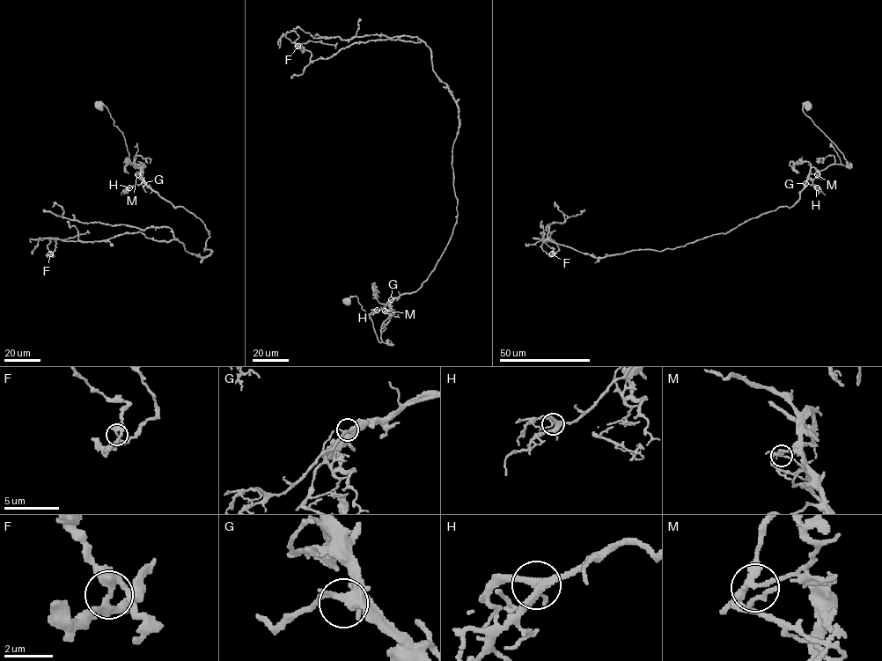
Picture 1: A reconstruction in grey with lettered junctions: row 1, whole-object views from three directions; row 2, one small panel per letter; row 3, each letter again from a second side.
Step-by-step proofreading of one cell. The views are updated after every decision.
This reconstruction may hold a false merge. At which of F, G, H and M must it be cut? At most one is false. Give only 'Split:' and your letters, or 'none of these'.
Split: F

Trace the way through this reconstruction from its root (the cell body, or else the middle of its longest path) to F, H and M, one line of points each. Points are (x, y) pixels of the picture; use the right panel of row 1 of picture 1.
F: (807, 106), (848, 165), (812, 167), (790, 207), (661, 251), (593, 257), (533, 238), (552, 253)
H: (807, 106), (804, 105), (804, 113), (848, 164), (831, 164), (821, 171), (812, 167), (806, 182), (817, 187)
M: (807, 106), (804, 105), (804, 113), (848, 164), (831, 164), (821, 171), (812, 167), (810, 172), (817, 174)

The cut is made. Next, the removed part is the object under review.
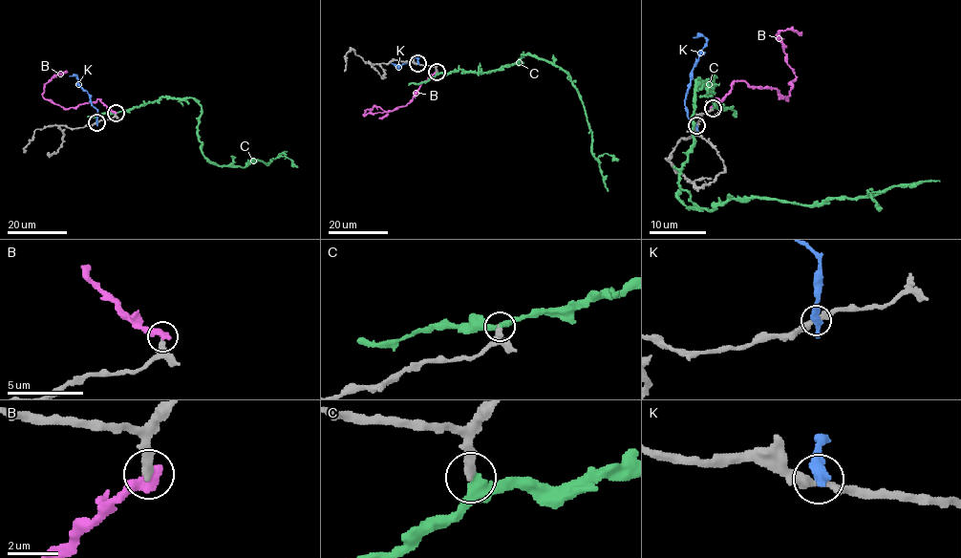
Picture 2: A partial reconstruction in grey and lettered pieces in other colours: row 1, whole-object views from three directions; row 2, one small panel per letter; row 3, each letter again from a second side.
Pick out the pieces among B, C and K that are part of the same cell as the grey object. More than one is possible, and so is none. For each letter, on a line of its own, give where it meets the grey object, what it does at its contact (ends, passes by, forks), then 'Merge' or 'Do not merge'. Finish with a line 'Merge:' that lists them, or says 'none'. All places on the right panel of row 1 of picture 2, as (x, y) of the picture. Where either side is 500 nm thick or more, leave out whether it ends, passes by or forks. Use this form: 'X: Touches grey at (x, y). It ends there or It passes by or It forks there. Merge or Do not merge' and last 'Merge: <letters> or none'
B: Touches grey at (712, 107). Do not merge
C: Touches grey at (713, 108). It passes by. Merge
K: Touches grey at (696, 125). Do not merge
Merge: C

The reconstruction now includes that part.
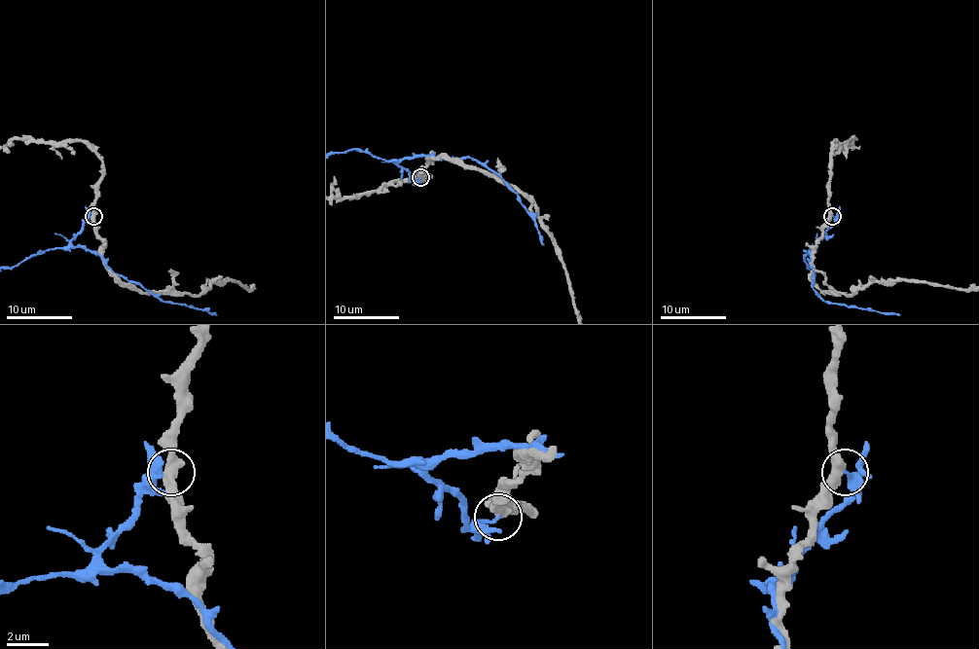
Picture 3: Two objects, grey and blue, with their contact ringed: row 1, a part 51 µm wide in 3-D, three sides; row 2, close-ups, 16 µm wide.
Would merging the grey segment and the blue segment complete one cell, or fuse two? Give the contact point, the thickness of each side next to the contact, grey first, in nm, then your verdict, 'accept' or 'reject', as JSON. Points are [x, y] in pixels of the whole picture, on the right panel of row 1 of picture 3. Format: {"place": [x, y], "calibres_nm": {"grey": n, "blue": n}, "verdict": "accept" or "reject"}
{"place": [832, 216], "calibres_nm": {"grey": 460, "blue": 160}, "verdict": "reject"}

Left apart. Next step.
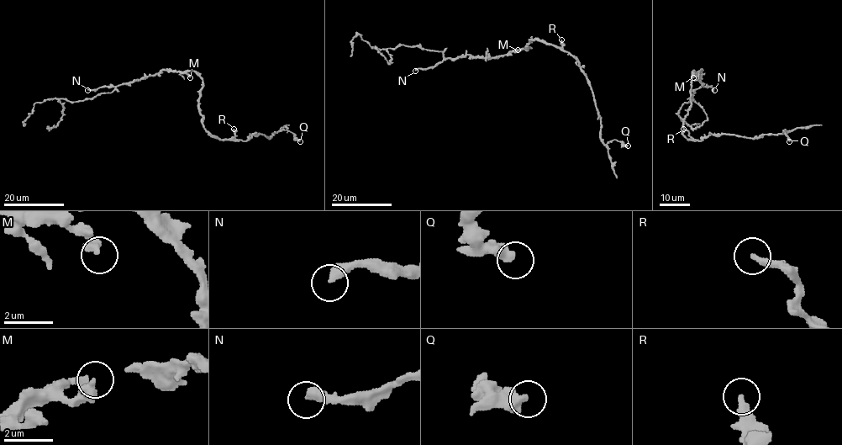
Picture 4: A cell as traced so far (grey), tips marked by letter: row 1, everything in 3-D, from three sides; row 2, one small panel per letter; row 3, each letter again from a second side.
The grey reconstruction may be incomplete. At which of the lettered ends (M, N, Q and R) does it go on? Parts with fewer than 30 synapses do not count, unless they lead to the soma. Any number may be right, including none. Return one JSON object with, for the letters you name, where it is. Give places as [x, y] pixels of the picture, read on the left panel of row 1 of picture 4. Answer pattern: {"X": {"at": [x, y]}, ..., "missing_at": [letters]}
{"N": {"at": [87, 90]}, "missing_at": ["N"]}

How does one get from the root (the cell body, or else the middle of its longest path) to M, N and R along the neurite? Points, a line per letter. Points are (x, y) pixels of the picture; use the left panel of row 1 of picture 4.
M: (202, 82), (193, 71), (186, 73), (190, 77)
N: (202, 82), (193, 71), (163, 70), (127, 83), (87, 90)
R: (202, 82), (198, 108), (202, 116), (202, 126), (221, 140), (234, 137), (234, 129)

